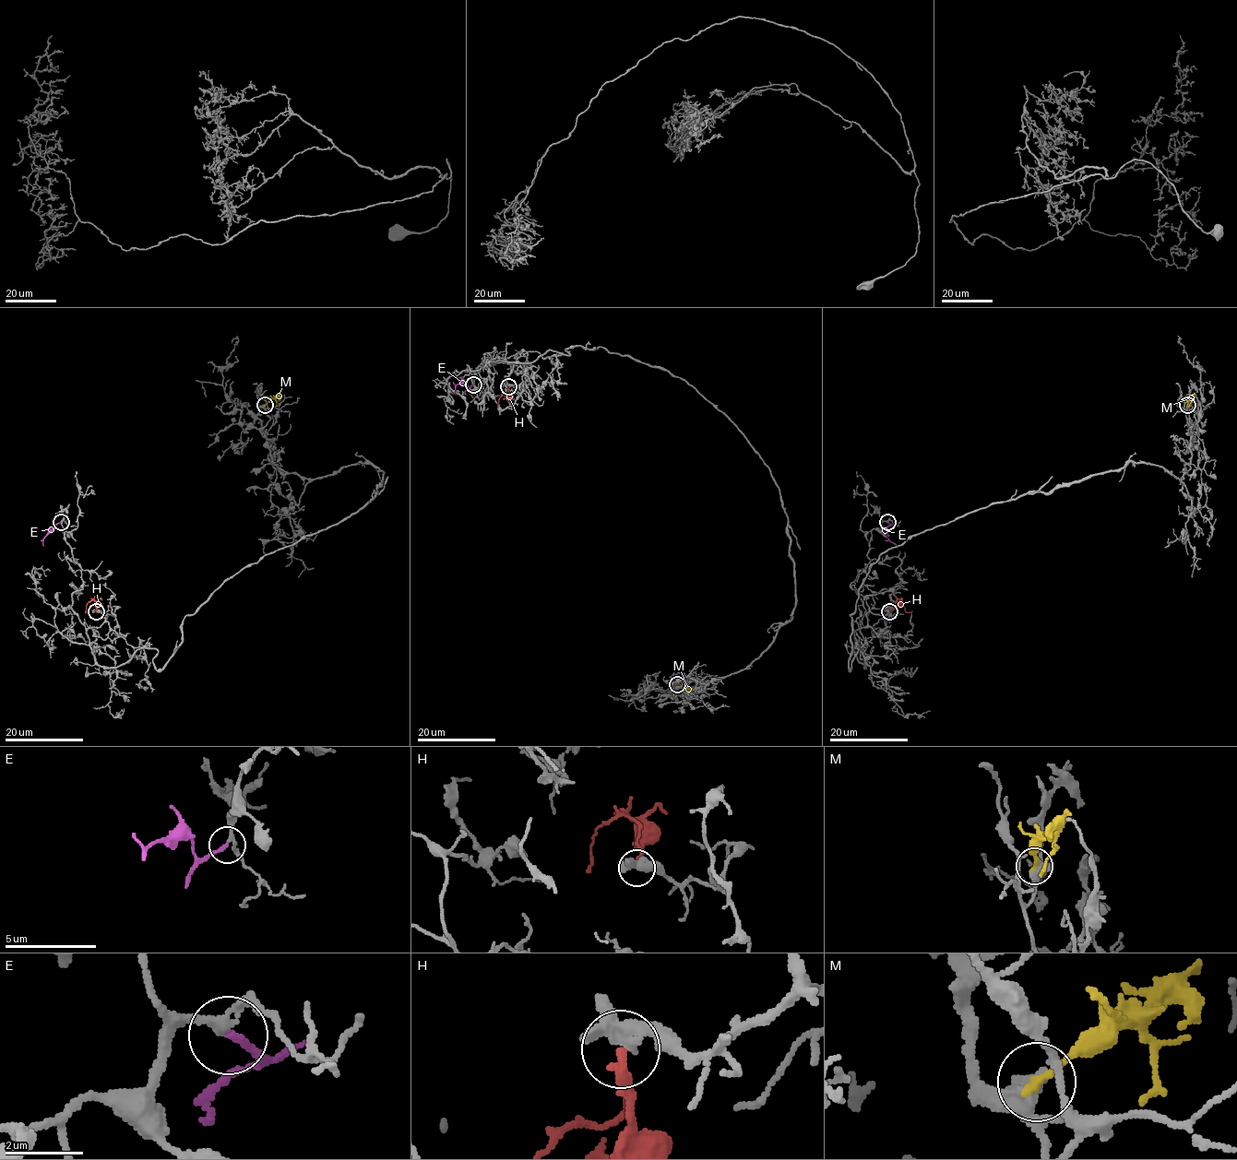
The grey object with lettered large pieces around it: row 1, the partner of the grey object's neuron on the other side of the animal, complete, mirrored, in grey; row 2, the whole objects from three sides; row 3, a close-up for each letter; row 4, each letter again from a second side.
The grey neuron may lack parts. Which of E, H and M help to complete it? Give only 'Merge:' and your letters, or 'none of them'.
Merge: E

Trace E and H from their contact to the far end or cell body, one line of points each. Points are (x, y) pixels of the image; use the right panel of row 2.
E: (887, 522), (890, 524), (886, 529), (886, 537), (898, 546)
H: (889, 611), (897, 600), (911, 613)

